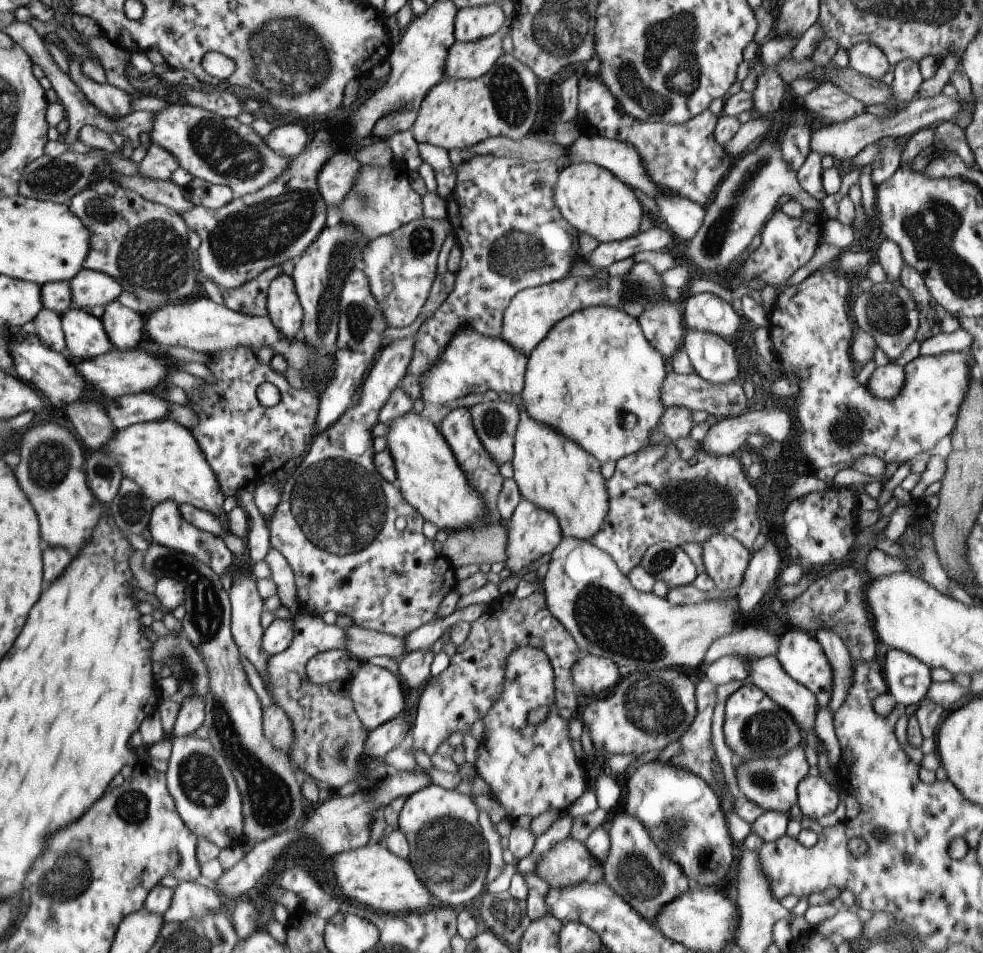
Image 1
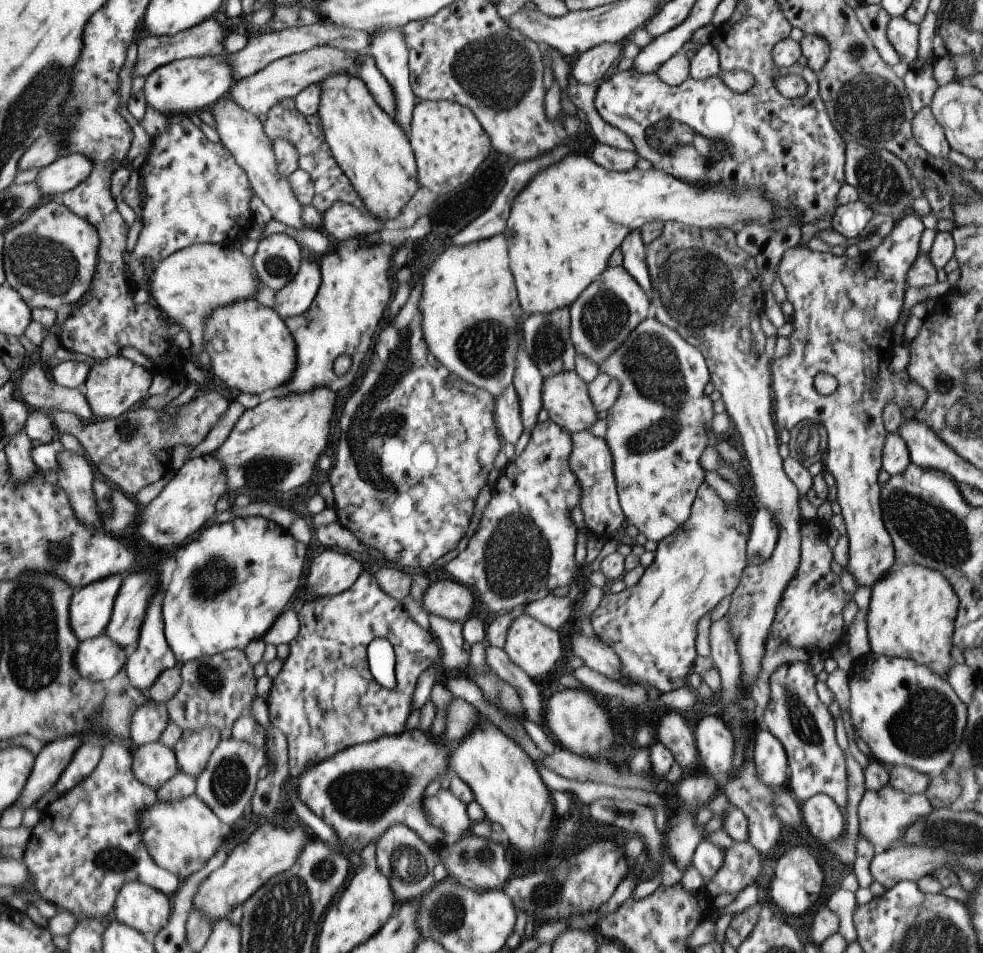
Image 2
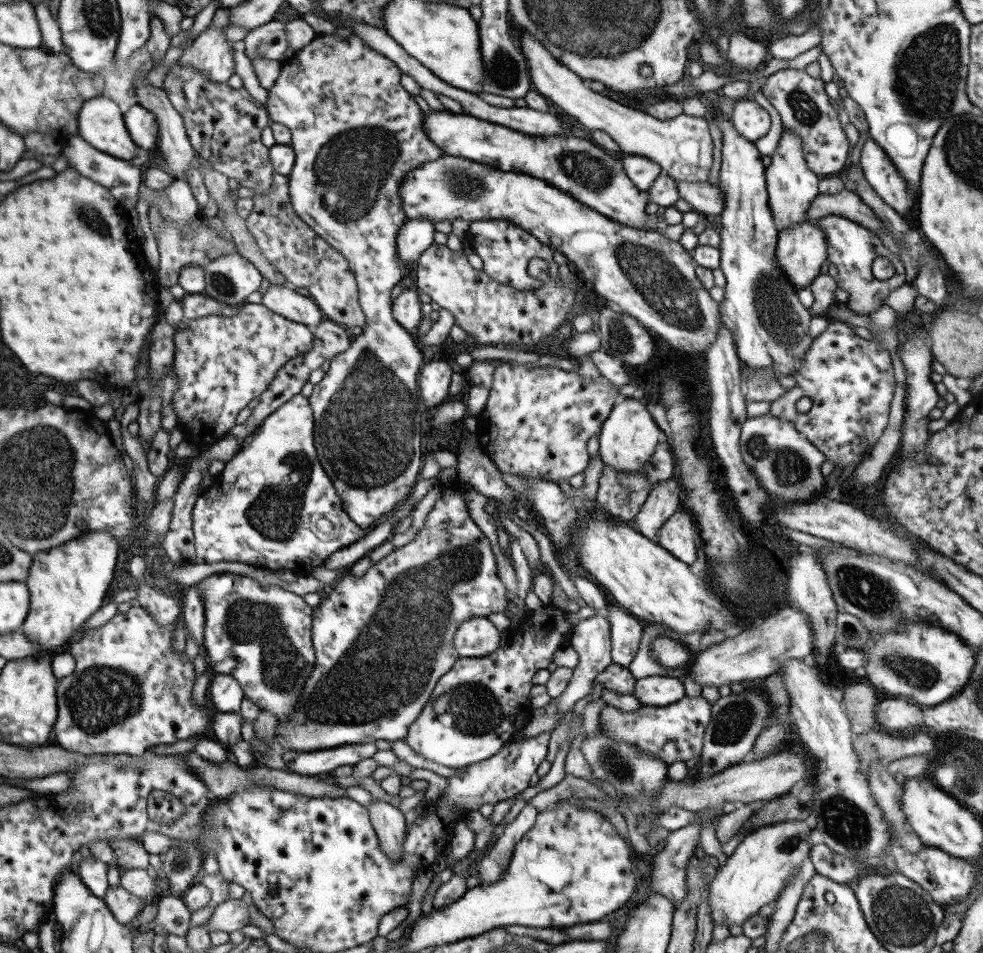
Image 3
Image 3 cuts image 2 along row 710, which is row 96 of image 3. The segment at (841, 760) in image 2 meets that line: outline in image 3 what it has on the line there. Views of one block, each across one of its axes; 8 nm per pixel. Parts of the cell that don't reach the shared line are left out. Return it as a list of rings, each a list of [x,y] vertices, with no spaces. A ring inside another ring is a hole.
[[[780,70],[766,79],[762,93],[782,118],[784,129],[802,138],[802,154],[814,174],[844,173],[850,161],[850,146],[842,123],[838,120],[837,104],[825,92],[825,83],[812,78],[804,70]]]

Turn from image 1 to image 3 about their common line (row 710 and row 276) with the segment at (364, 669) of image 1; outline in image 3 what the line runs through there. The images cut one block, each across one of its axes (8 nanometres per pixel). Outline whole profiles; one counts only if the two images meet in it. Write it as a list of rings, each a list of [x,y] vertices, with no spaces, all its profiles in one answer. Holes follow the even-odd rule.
[[[318,33],[316,37],[310,41],[309,45],[302,47],[296,51],[293,56],[281,61],[280,76],[276,80],[274,87],[268,92],[269,96],[265,103],[267,114],[270,121],[287,126],[291,133],[291,148],[295,153],[295,163],[289,174],[289,197],[292,209],[306,225],[314,229],[316,234],[326,239],[340,254],[343,254],[350,263],[350,268],[355,274],[357,285],[359,288],[359,306],[363,310],[366,322],[360,335],[351,342],[350,348],[334,357],[330,362],[330,368],[325,373],[323,379],[313,386],[312,395],[308,398],[309,405],[313,410],[314,423],[314,444],[317,450],[318,458],[322,463],[322,468],[326,471],[328,478],[335,486],[339,497],[343,502],[343,509],[346,514],[359,526],[365,530],[370,530],[376,524],[382,522],[382,516],[390,510],[395,511],[413,492],[413,487],[420,479],[420,468],[422,468],[422,417],[423,405],[419,397],[418,379],[419,372],[424,362],[423,353],[416,347],[415,335],[404,330],[392,314],[392,288],[401,284],[404,274],[409,271],[406,265],[399,260],[397,253],[397,234],[404,222],[408,221],[406,213],[402,211],[402,200],[400,200],[399,186],[405,179],[406,173],[417,167],[419,164],[433,161],[442,157],[442,150],[438,150],[438,146],[434,145],[426,131],[424,131],[423,123],[426,118],[420,110],[420,106],[401,86],[401,71],[396,67],[396,63],[392,62],[387,56],[380,54],[377,50],[372,50],[356,33],[352,33],[349,37],[342,37],[342,34],[323,34]]]

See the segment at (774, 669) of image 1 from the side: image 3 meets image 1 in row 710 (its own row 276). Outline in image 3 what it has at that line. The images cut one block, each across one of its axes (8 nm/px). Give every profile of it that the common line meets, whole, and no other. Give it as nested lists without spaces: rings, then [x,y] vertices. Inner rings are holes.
[[[808,220],[779,232],[776,255],[779,269],[798,291],[811,286],[827,258],[822,227]]]

